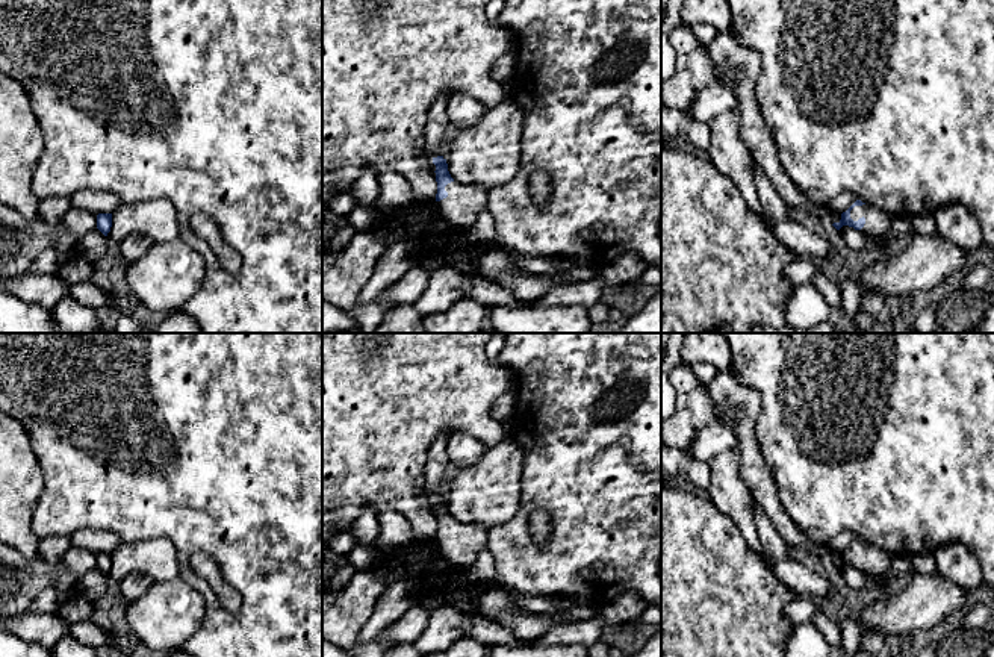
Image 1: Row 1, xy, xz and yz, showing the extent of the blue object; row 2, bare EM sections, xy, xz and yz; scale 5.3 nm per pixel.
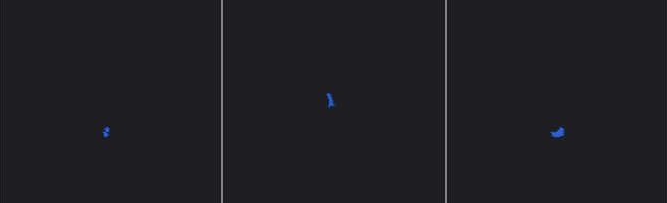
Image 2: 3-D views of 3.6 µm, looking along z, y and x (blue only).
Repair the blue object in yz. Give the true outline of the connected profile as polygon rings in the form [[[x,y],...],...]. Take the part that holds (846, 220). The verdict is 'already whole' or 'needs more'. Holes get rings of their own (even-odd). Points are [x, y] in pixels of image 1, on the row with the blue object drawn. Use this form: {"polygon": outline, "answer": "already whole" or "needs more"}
{"polygon": [[[856,200],[841,220],[832,226],[840,230],[843,226],[853,227],[868,238],[885,238],[891,230],[893,216],[879,207]]], "answer": "needs more"}

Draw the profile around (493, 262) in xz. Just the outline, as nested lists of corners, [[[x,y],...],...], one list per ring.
[[[489,250],[480,256],[478,276],[483,279],[498,277],[511,271],[522,271],[505,251]]]

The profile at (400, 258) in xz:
[[[408,242],[389,245],[374,266],[371,280],[362,289],[362,303],[375,301],[381,291],[395,285],[416,265],[416,251]]]

